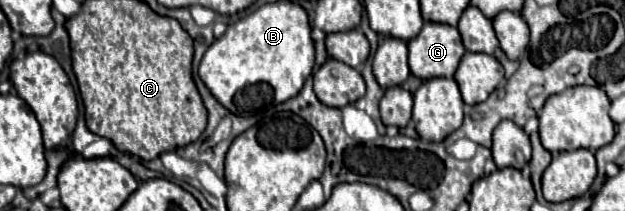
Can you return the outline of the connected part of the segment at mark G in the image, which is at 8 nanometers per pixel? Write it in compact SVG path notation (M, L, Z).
M424 23L418 37L408 41L410 73L420 79L452 79L466 53L456 27L444 23Z

